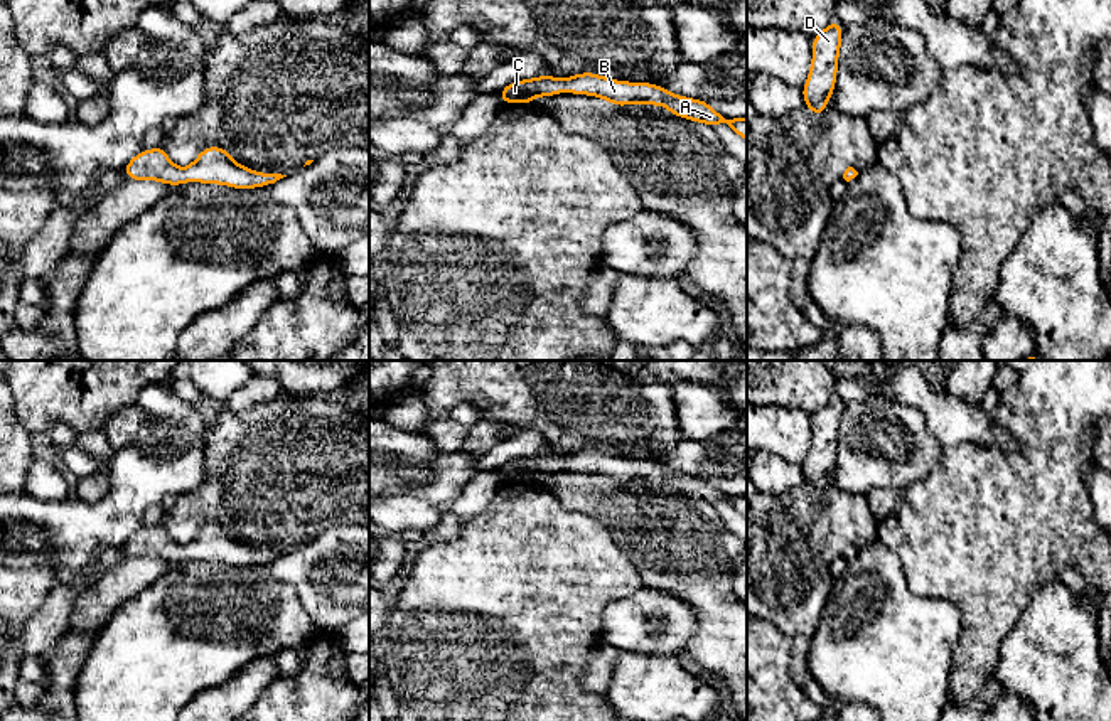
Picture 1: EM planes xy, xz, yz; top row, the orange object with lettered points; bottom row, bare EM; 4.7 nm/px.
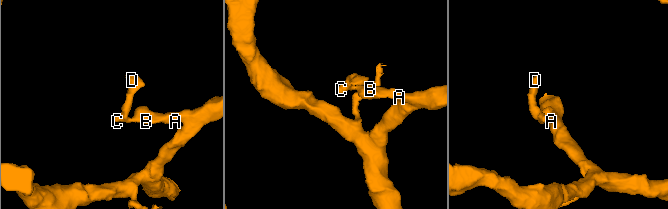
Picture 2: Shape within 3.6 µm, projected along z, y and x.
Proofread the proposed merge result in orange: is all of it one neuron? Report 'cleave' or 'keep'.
keep

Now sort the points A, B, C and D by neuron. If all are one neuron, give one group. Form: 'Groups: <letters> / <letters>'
Groups: A B C D

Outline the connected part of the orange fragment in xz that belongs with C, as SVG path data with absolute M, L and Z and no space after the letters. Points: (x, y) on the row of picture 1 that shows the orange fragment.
M580 72L565 81L543 74L539 77L514 81L497 94L504 104L529 104L536 96L556 96L563 91L572 94L588 94L610 101L615 106L632 103L664 104L671 115L717 126L728 125L738 136L747 142L747 118L725 118L717 113L708 101L678 96L657 84L615 81L593 72Z

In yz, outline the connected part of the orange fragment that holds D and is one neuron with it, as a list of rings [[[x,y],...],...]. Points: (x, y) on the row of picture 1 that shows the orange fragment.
[[[829,22],[824,30],[813,37],[813,61],[808,81],[804,84],[804,104],[813,111],[814,118],[826,109],[836,84],[838,56],[841,47],[841,22]]]

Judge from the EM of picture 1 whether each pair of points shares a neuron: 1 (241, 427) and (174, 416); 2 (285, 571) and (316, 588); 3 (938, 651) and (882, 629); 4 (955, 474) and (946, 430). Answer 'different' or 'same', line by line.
1: different
2: same
3: same
4: different

